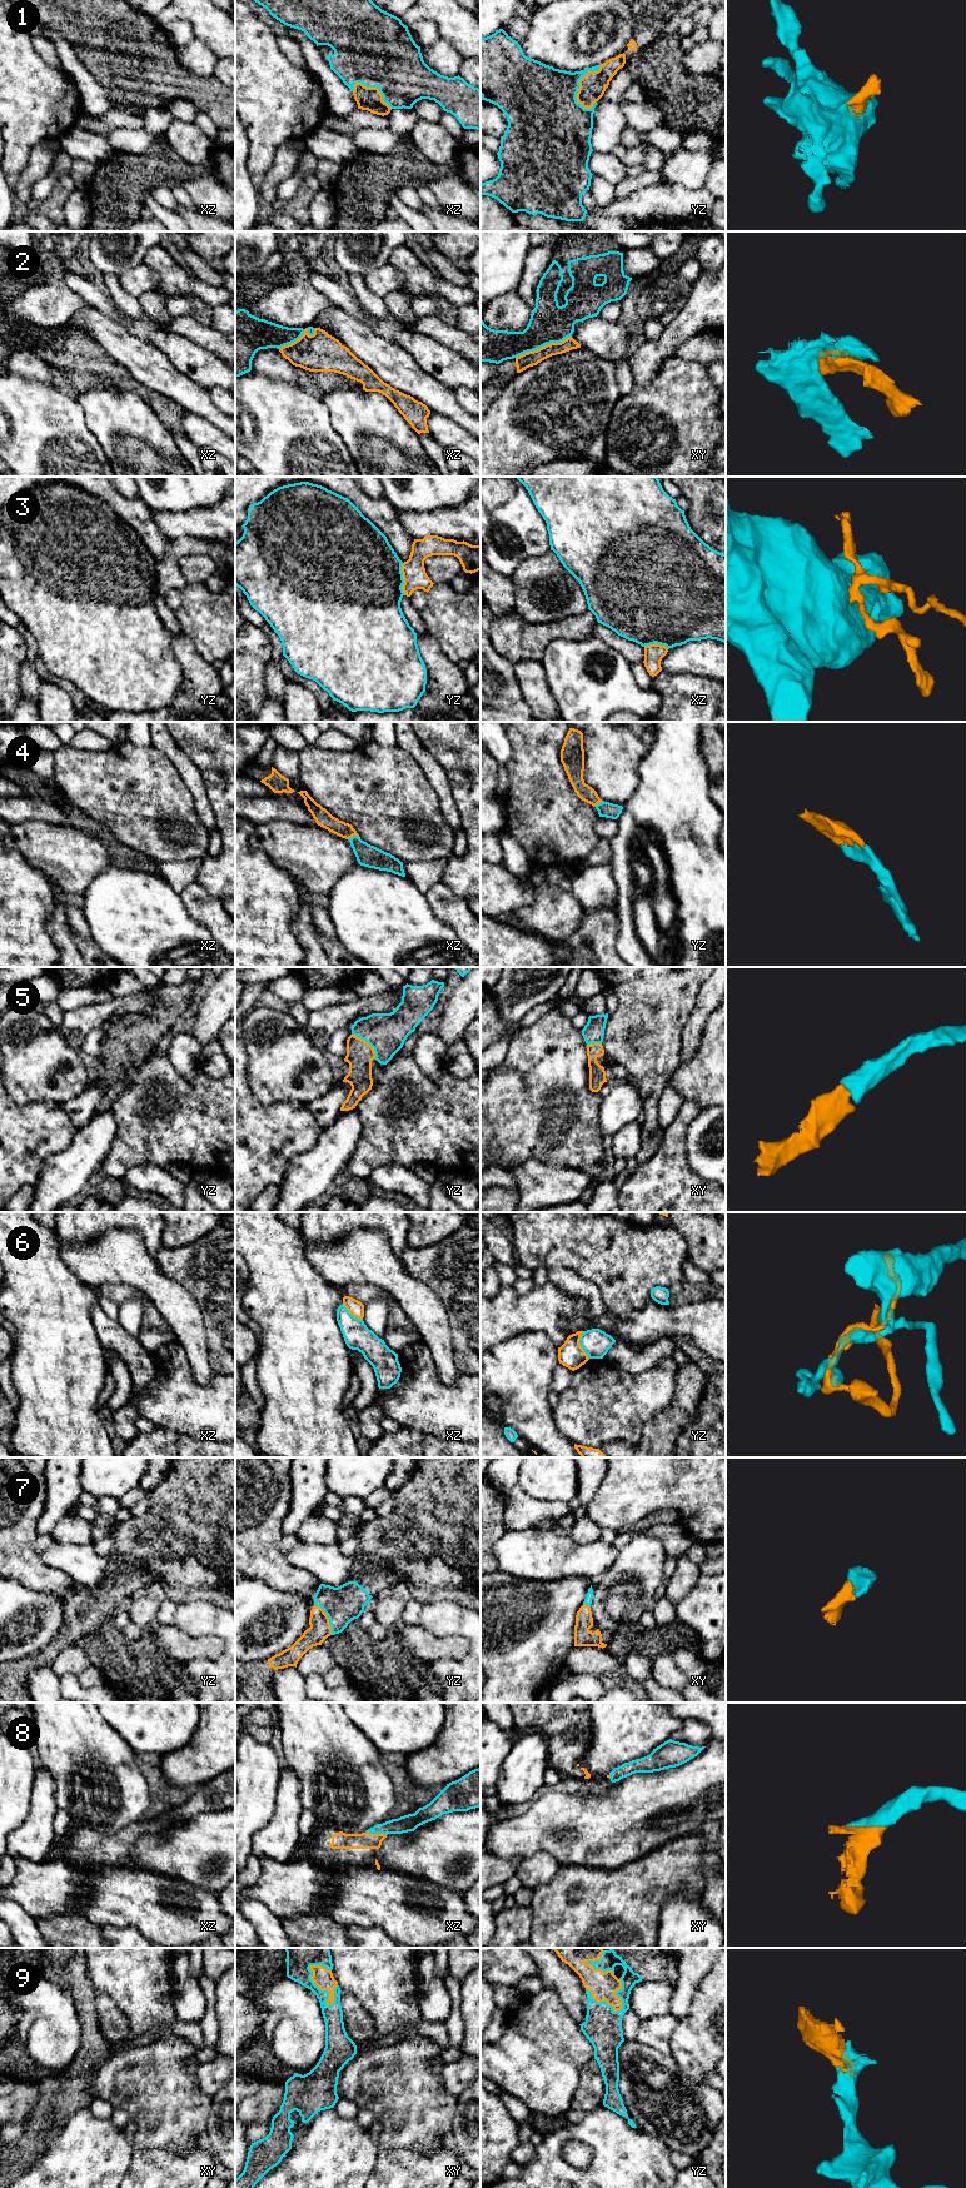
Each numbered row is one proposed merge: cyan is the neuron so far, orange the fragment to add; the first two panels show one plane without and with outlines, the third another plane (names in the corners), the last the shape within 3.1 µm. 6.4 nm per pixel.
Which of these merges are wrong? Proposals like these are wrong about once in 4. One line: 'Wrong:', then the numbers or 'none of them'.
Wrong: 2, 3, 6

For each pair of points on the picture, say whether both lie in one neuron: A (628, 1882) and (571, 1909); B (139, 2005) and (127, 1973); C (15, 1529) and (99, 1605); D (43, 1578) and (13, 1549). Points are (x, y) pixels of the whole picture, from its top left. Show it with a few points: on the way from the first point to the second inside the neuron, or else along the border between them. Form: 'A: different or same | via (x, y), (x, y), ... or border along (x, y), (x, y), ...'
A: same | via (615, 1894), (599, 1909), (584, 1909)
B: same | via (139, 1998), (139, 1985), (134, 1980)
C: different | border along (75, 1584), (68, 1595)
D: same | via (35, 1571), (20, 1556)

